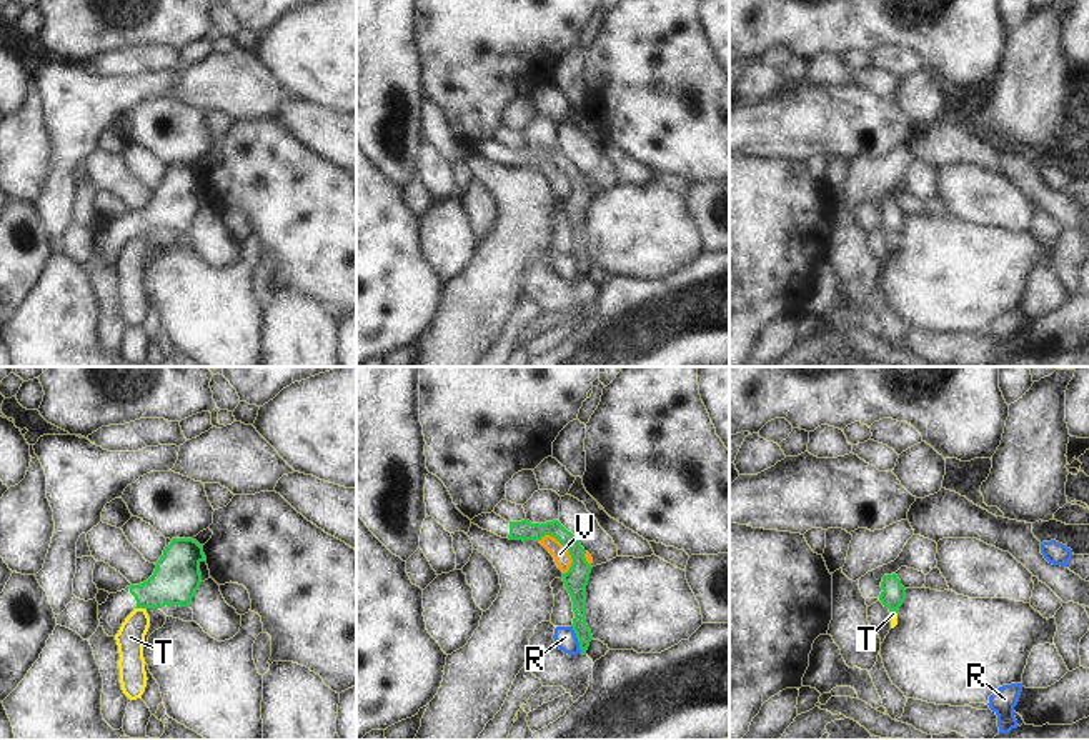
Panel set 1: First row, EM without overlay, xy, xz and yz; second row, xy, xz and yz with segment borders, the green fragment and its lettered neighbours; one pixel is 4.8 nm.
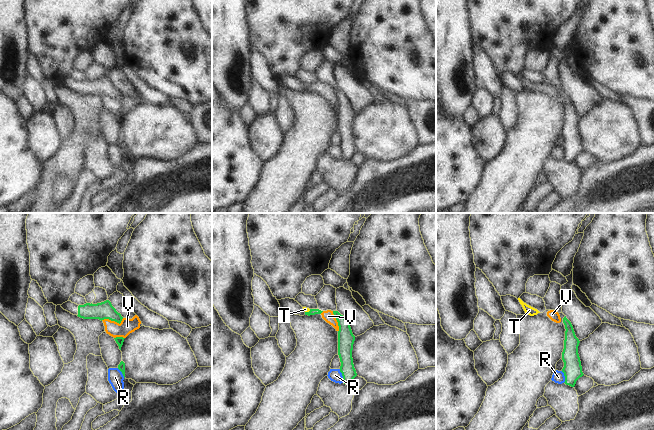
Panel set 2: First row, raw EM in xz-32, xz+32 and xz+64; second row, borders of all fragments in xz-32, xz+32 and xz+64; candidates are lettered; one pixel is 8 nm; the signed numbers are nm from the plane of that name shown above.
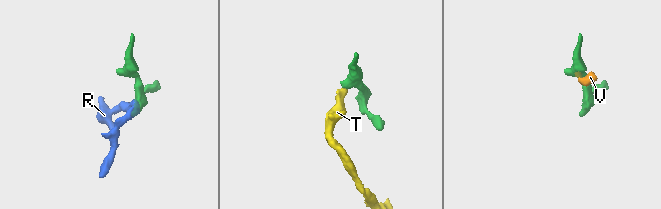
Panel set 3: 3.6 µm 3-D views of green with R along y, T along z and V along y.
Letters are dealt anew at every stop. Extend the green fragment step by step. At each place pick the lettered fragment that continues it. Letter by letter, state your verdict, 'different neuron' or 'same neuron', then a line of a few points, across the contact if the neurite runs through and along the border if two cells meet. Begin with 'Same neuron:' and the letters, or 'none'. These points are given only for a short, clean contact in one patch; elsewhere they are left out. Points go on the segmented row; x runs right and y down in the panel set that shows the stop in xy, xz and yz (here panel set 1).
Same neuron: none
R: different neuron | xz (571, 625), (581, 652)
T: different neuron | xy (137, 607), (144, 609)
V: different neuron | xz (540, 539), (551, 535), (568, 552), (571, 565), (565, 574)

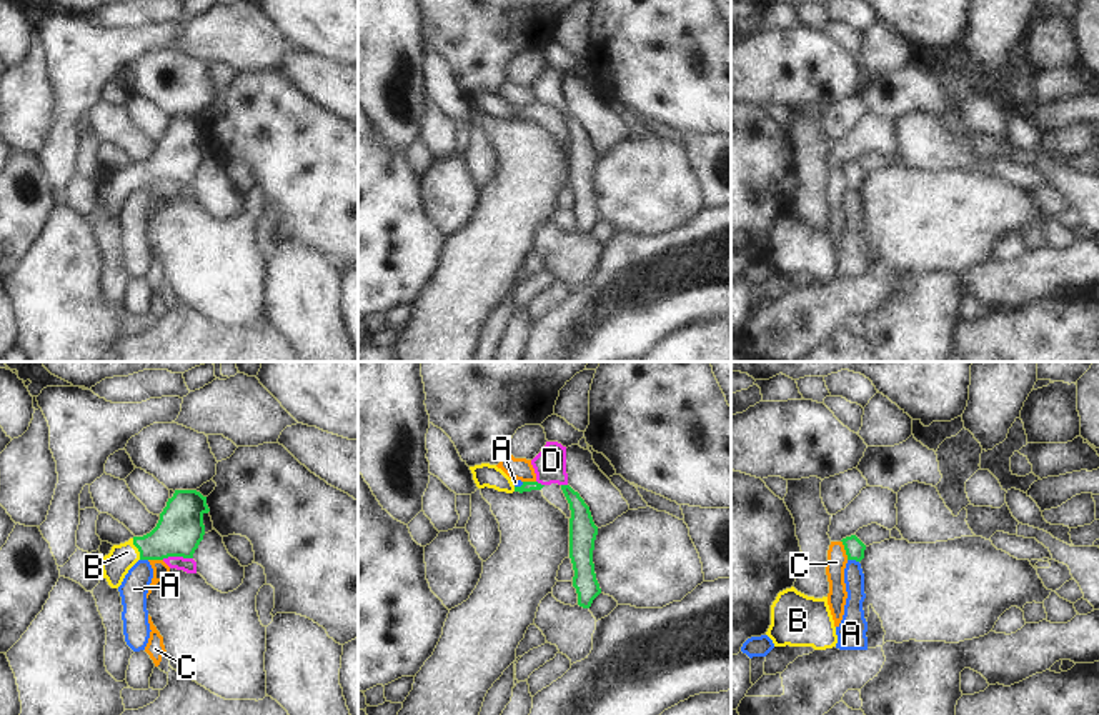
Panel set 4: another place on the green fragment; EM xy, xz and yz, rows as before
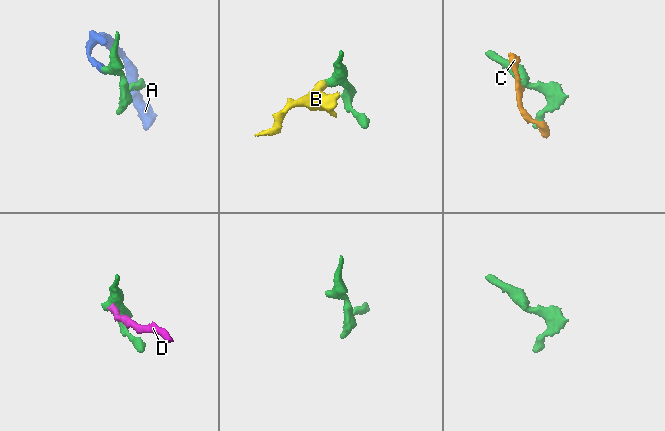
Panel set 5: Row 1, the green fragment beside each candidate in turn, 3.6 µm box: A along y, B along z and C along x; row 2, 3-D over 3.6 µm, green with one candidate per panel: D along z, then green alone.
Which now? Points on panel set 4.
Same neuron: B
A: different neuron | yz (848, 559), (858, 562)
B: same neuron | xy (180, 529), (157, 545), (137, 547), (115, 565)
C: different neuron | yz (841, 540), (848, 559)
D: different neuron | xy (192, 557), (162, 559)

